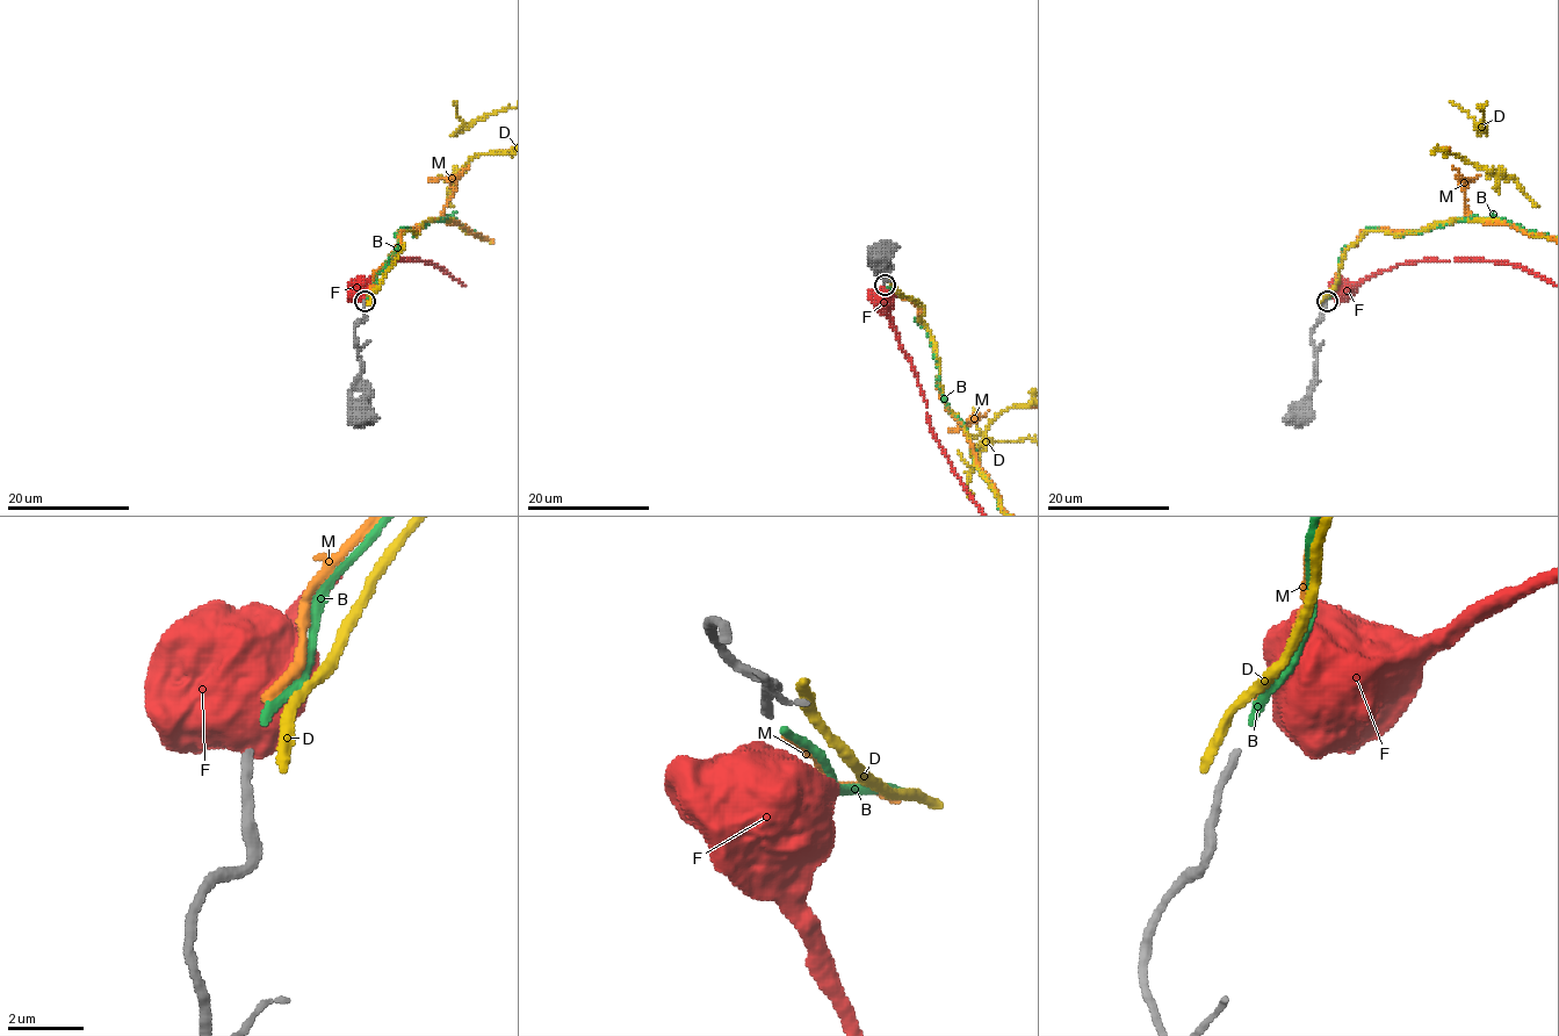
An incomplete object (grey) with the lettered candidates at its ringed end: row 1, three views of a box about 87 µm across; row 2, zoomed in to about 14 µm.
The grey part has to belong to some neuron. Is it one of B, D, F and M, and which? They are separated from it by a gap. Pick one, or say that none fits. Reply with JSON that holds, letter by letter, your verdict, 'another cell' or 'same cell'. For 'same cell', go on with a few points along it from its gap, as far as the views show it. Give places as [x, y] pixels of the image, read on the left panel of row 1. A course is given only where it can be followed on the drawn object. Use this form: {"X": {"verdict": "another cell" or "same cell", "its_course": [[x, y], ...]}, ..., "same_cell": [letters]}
{"B": {"verdict": "another cell"}, "D": {"verdict": "another cell"}, "F": {"verdict": "another cell"}, "M": {"verdict": "same cell"}, "same_cell": ["M"]}

